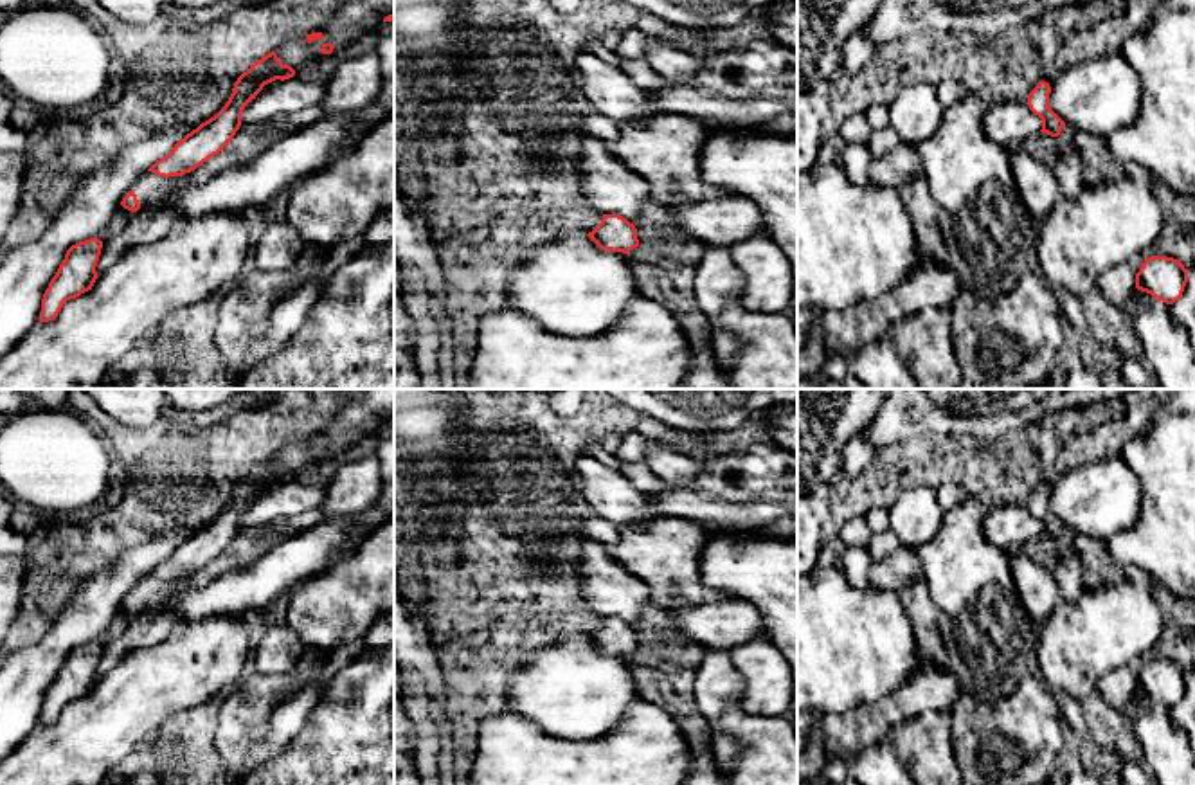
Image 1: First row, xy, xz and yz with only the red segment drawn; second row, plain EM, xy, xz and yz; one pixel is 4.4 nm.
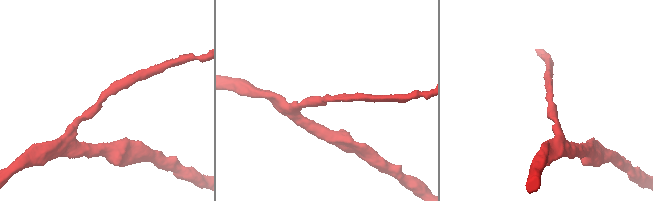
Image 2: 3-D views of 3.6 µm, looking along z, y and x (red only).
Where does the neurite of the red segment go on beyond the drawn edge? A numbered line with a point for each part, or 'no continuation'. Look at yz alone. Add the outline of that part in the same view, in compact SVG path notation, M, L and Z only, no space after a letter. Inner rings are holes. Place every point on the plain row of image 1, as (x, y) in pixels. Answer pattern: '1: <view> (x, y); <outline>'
no continuation

